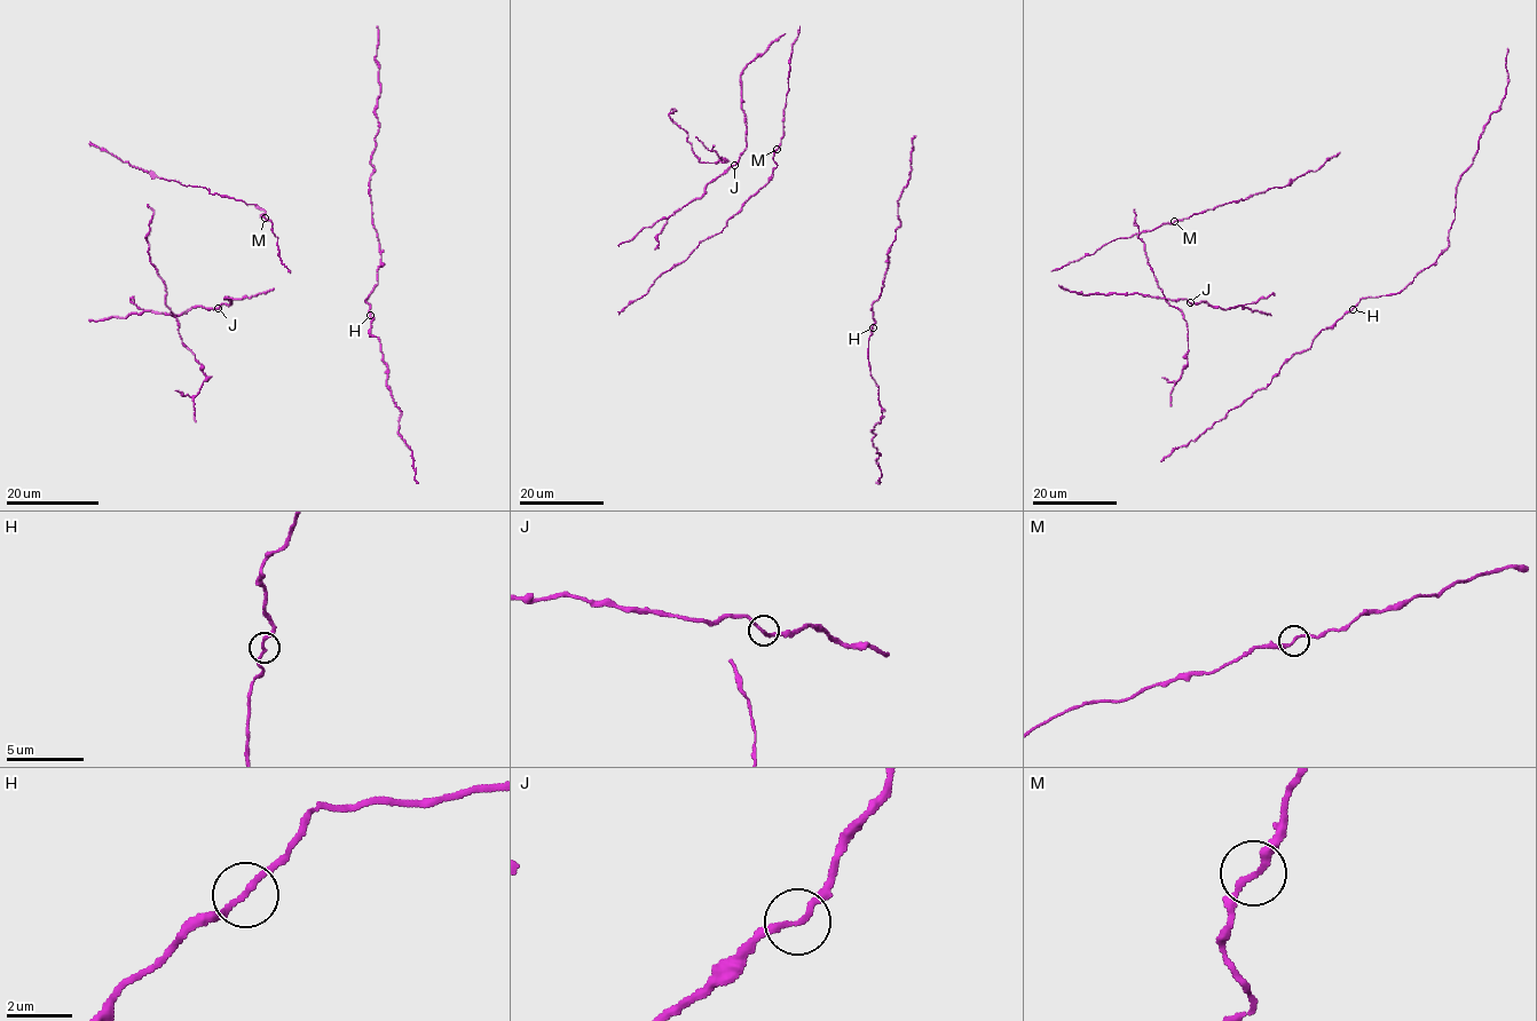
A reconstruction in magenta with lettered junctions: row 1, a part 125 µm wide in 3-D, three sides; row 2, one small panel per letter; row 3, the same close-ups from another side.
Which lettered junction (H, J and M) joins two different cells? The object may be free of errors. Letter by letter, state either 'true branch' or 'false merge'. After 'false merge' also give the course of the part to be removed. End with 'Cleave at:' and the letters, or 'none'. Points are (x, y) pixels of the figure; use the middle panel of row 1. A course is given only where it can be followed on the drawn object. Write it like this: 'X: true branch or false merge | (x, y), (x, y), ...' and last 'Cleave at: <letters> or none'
H: true branch
J: true branch
M: true branch
Cleave at: none

